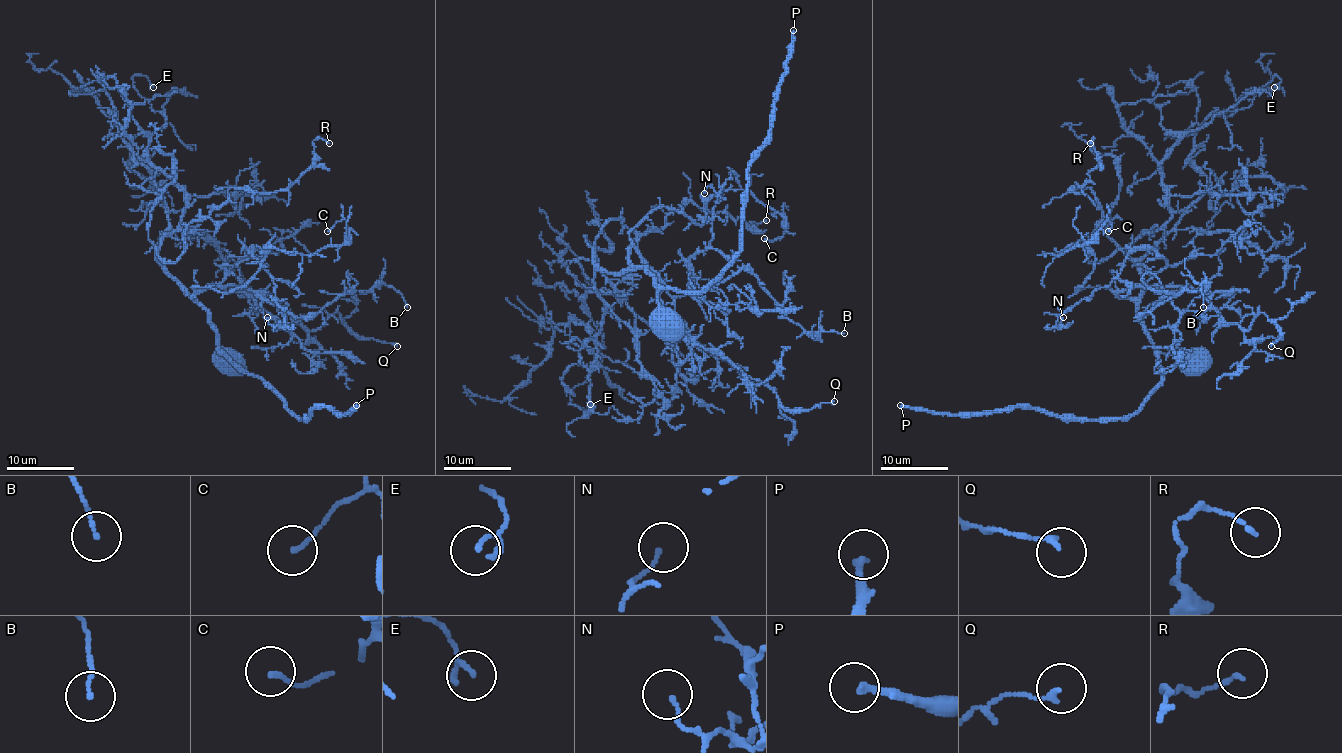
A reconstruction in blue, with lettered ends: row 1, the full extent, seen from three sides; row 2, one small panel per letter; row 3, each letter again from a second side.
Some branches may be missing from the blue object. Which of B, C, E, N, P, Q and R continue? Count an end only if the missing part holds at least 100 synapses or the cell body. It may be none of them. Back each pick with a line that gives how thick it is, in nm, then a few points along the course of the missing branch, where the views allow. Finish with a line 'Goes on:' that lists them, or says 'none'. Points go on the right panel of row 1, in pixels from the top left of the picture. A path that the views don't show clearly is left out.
P: 240 nm
Goes on: P

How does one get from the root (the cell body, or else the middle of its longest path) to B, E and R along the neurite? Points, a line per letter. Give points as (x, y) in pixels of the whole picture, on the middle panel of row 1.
B: (670, 323), (656, 281), (629, 260), (632, 247), (676, 291), (697, 294), (748, 269), (807, 331), (844, 333)
E: (670, 323), (643, 267), (605, 272), (593, 257), (622, 299), (585, 296), (602, 345), (570, 403), (590, 404)
R: (670, 323), (643, 267), (595, 262), (599, 232), (614, 218), (658, 232), (690, 201), (751, 228), (766, 220)

